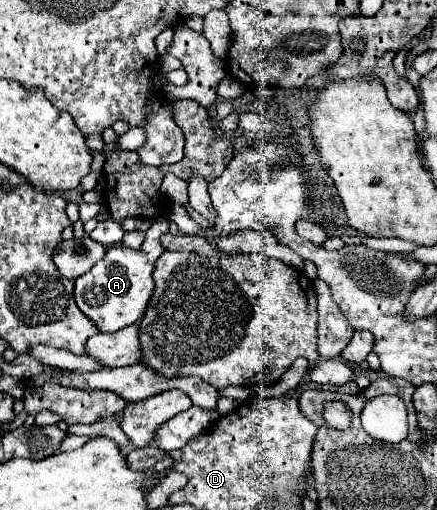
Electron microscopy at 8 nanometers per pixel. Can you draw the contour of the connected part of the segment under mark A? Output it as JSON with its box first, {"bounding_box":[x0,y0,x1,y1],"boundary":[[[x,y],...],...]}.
{"bounding_box":[75,219,169,333],"boundary":[[[165,219],[155,221],[151,229],[145,233],[145,241],[141,249],[131,249],[131,247],[125,247],[123,243],[117,243],[105,253],[101,261],[93,265],[93,269],[77,277],[75,303],[97,325],[101,333],[115,333],[127,325],[133,325],[143,317],[147,301],[155,289],[153,277],[151,277],[155,269],[155,261],[165,251],[159,243],[159,237],[167,233],[167,229],[169,229],[169,223]]]}

